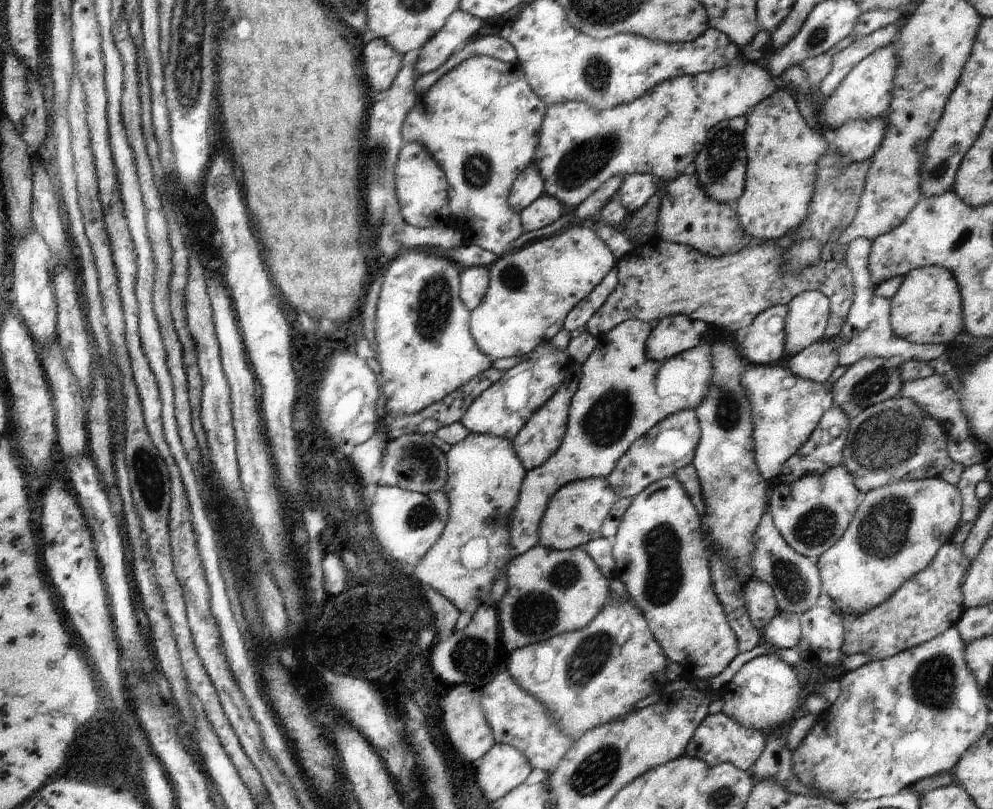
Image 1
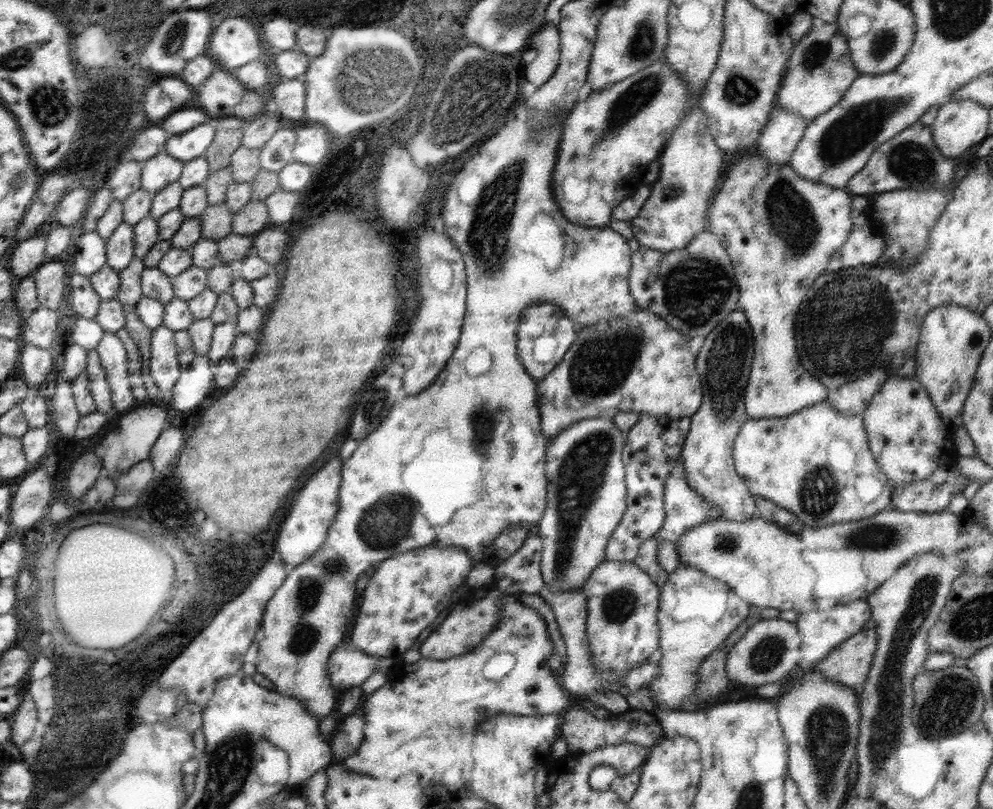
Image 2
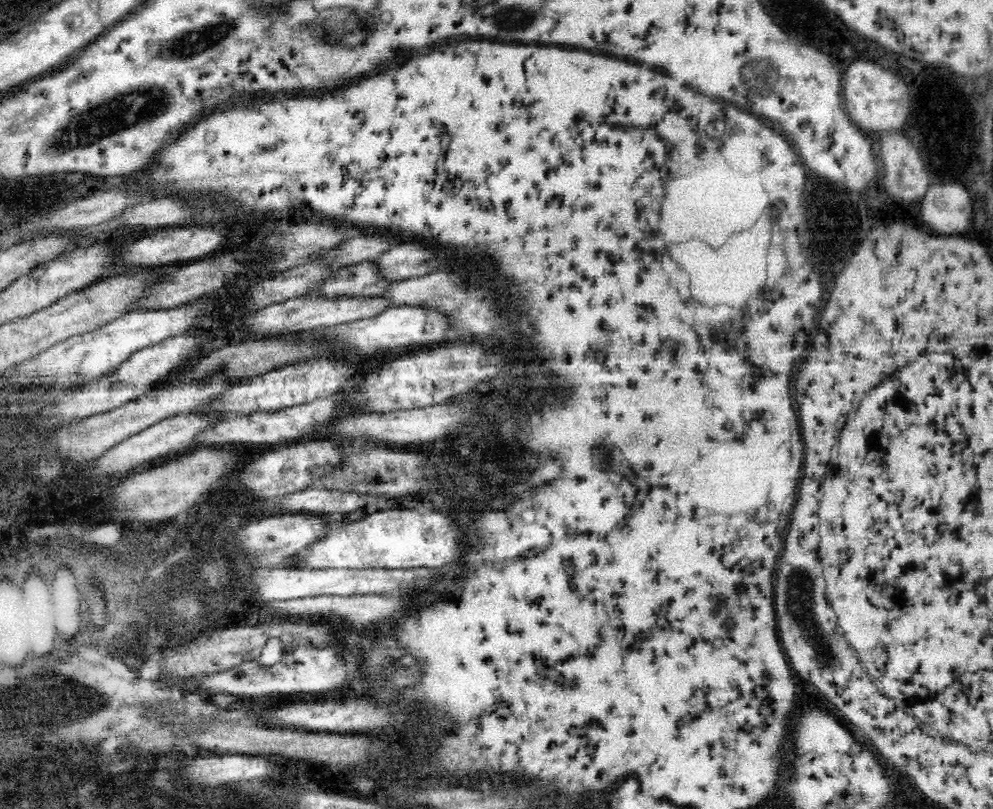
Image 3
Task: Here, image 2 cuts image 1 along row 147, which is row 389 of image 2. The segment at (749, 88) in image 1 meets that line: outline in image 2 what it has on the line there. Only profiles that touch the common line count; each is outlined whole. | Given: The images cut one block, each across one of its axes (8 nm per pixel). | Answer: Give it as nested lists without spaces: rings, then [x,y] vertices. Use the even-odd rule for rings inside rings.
[[[636,308],[636,311],[624,317],[616,317],[612,319],[598,321],[592,325],[588,325],[577,331],[576,340],[571,344],[570,349],[562,360],[542,377],[537,384],[537,396],[539,401],[538,409],[540,409],[540,428],[542,432],[548,437],[555,437],[562,429],[568,427],[572,423],[584,420],[585,418],[612,418],[616,414],[624,412],[634,412],[639,416],[656,416],[656,418],[678,419],[688,418],[700,408],[702,404],[702,385],[700,384],[700,377],[696,370],[696,356],[690,352],[690,337],[680,333],[677,328],[674,328],[658,316],[656,313]]]

